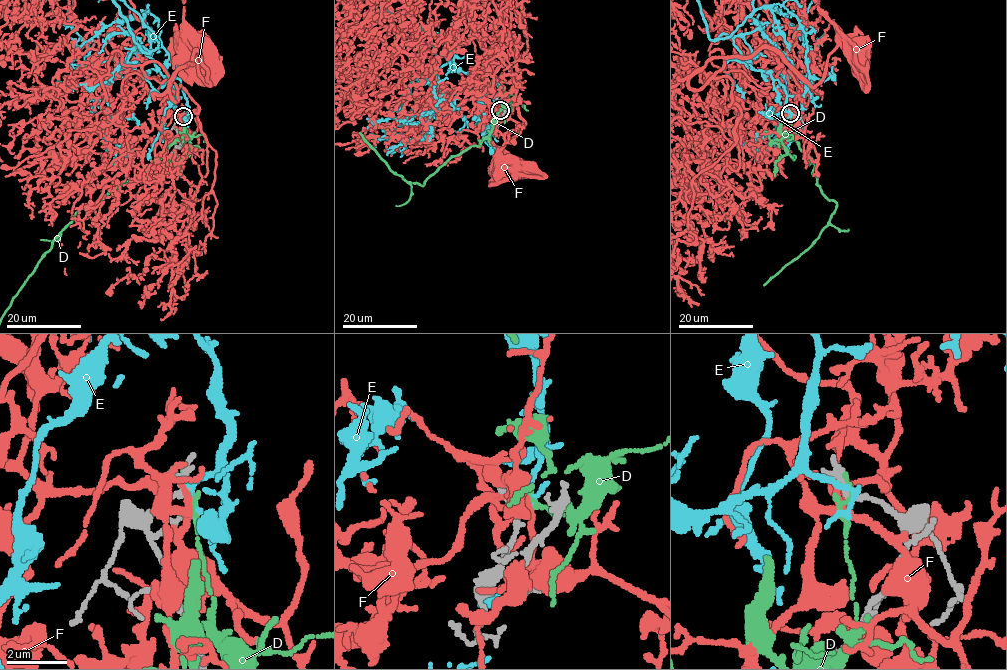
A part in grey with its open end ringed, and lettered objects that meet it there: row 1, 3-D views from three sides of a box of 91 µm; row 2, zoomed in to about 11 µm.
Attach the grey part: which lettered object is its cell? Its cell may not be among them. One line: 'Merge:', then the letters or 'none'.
Merge: E

